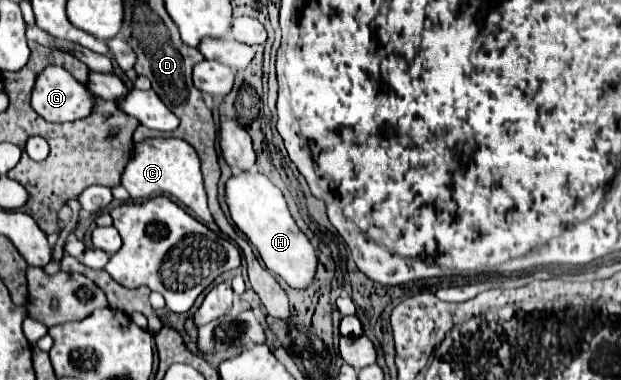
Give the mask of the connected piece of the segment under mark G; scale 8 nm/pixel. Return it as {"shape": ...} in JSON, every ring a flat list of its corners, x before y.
{"shape":[[58,65,44,67,36,77,36,83,32,89,32,109,50,123,68,123,68,121,88,117,96,107,96,99,98,95,88,91,78,79,74,79,64,67,58,67]]}

